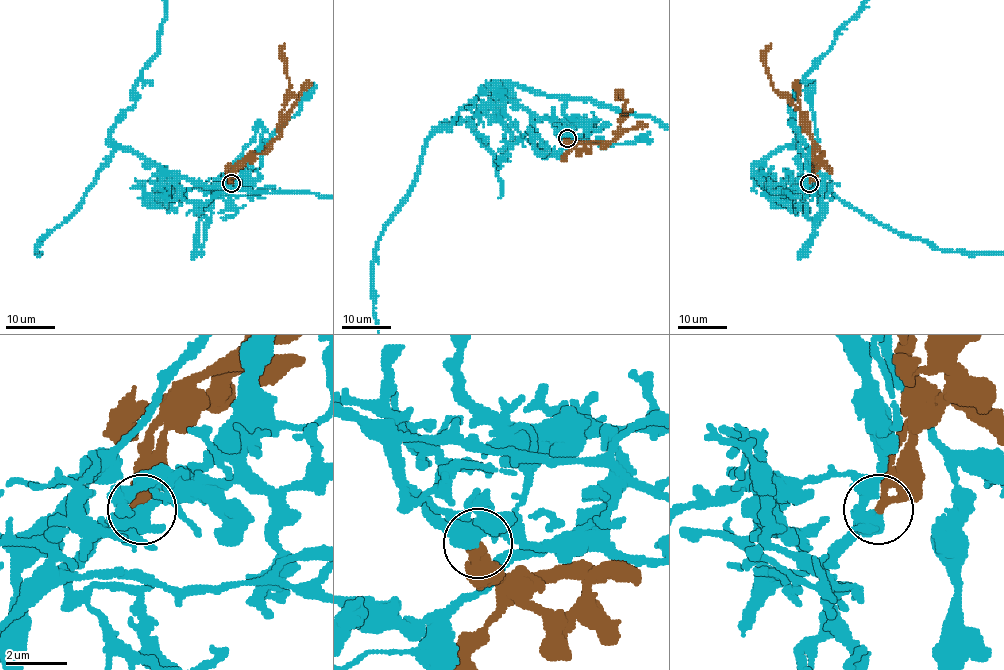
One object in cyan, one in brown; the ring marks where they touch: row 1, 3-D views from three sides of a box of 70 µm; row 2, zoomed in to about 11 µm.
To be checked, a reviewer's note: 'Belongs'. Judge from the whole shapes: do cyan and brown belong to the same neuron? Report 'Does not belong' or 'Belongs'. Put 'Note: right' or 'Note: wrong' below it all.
Belongs
Note: right

